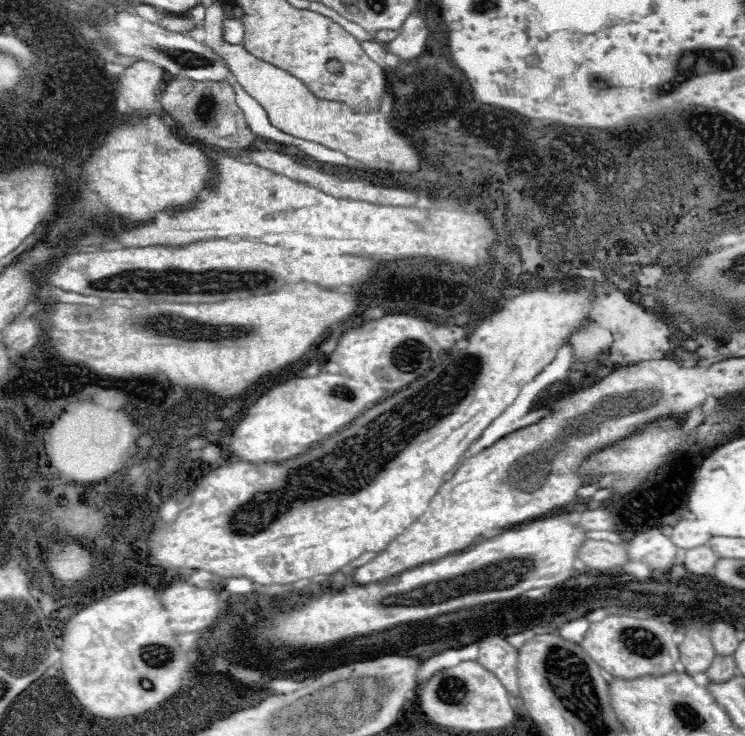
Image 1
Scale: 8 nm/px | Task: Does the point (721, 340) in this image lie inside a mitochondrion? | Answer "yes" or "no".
no

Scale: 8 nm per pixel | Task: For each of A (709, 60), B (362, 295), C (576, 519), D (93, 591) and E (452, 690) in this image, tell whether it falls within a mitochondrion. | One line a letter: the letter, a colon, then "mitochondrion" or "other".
A: mitochondrion
B: other
C: other
D: other
E: mitochondrion

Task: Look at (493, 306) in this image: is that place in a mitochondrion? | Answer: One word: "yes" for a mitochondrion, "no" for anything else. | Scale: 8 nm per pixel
no

